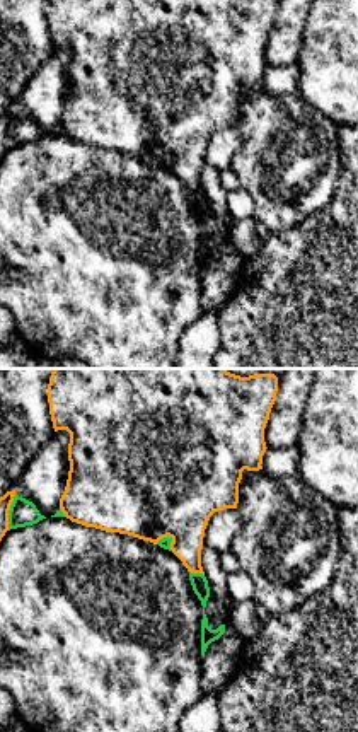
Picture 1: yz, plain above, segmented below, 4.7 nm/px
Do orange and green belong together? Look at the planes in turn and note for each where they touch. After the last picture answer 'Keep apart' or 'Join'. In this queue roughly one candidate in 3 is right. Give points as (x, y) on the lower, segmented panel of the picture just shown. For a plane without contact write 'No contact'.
Touches orange at (196, 572)

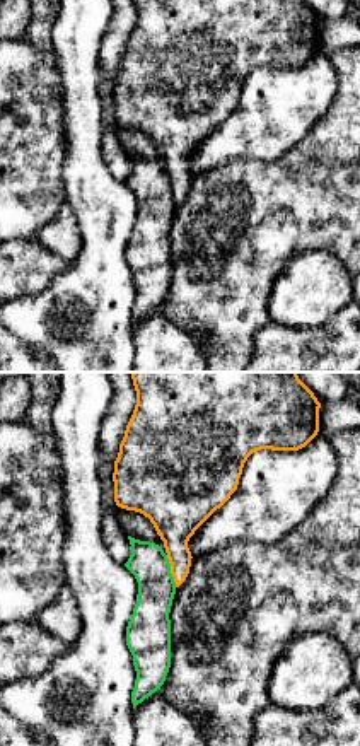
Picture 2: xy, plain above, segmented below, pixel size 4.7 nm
Touches orange at (171, 571)

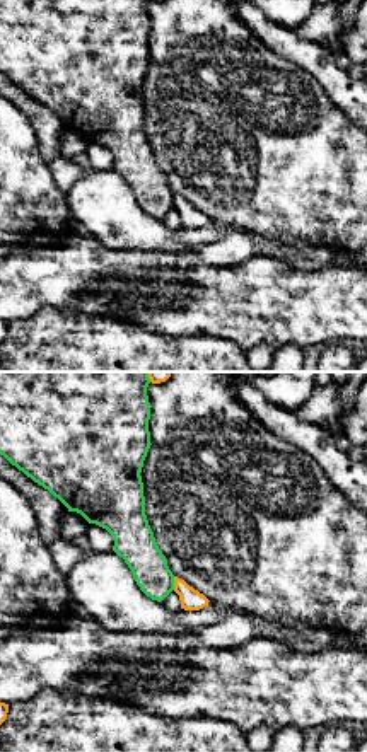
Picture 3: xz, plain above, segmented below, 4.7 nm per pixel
Touches orange at (174, 584)

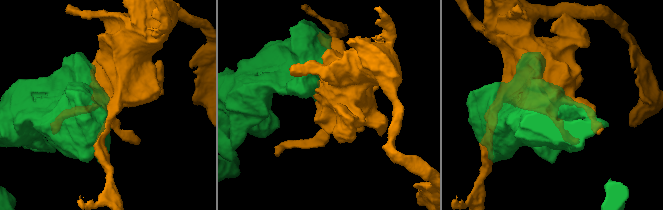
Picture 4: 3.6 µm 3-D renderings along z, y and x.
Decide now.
Keep apart

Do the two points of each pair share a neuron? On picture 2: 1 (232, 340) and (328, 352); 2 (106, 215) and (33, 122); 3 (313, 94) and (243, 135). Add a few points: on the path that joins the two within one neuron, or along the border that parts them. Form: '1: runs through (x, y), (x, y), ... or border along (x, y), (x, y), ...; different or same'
1: border along (270, 320), (256, 333), (251, 354); different
2: border along (62, 118), (65, 149), (62, 183), (67, 198); different
3: runs through (296, 99), (285, 103), (260, 128); same

